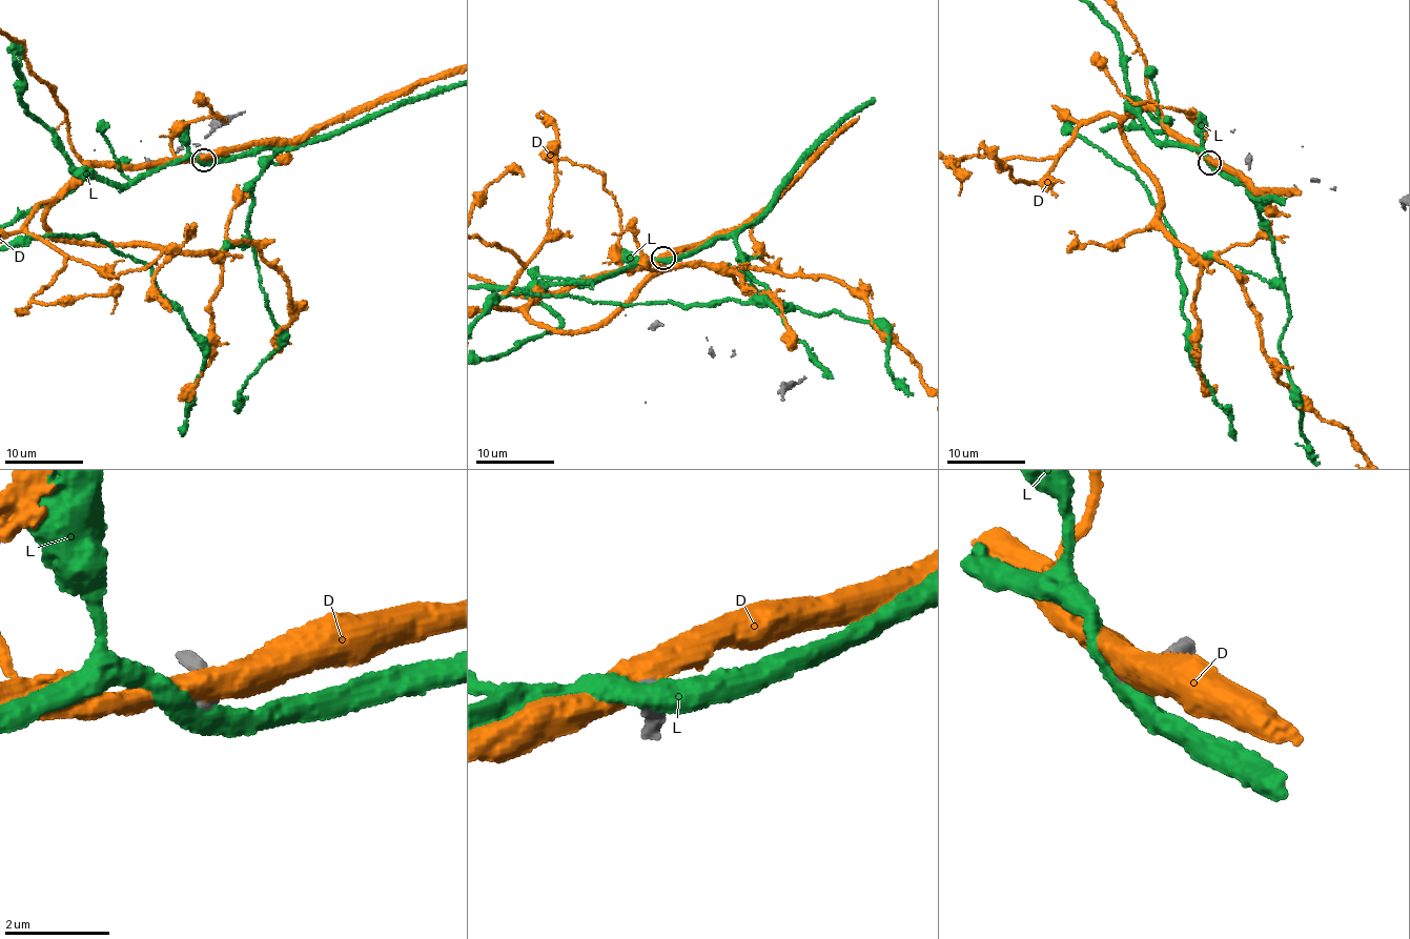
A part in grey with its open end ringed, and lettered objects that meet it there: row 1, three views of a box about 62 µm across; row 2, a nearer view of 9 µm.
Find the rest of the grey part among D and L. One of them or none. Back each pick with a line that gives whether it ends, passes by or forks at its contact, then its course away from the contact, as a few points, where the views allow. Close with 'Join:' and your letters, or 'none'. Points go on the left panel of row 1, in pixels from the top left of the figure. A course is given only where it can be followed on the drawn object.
Join: none

